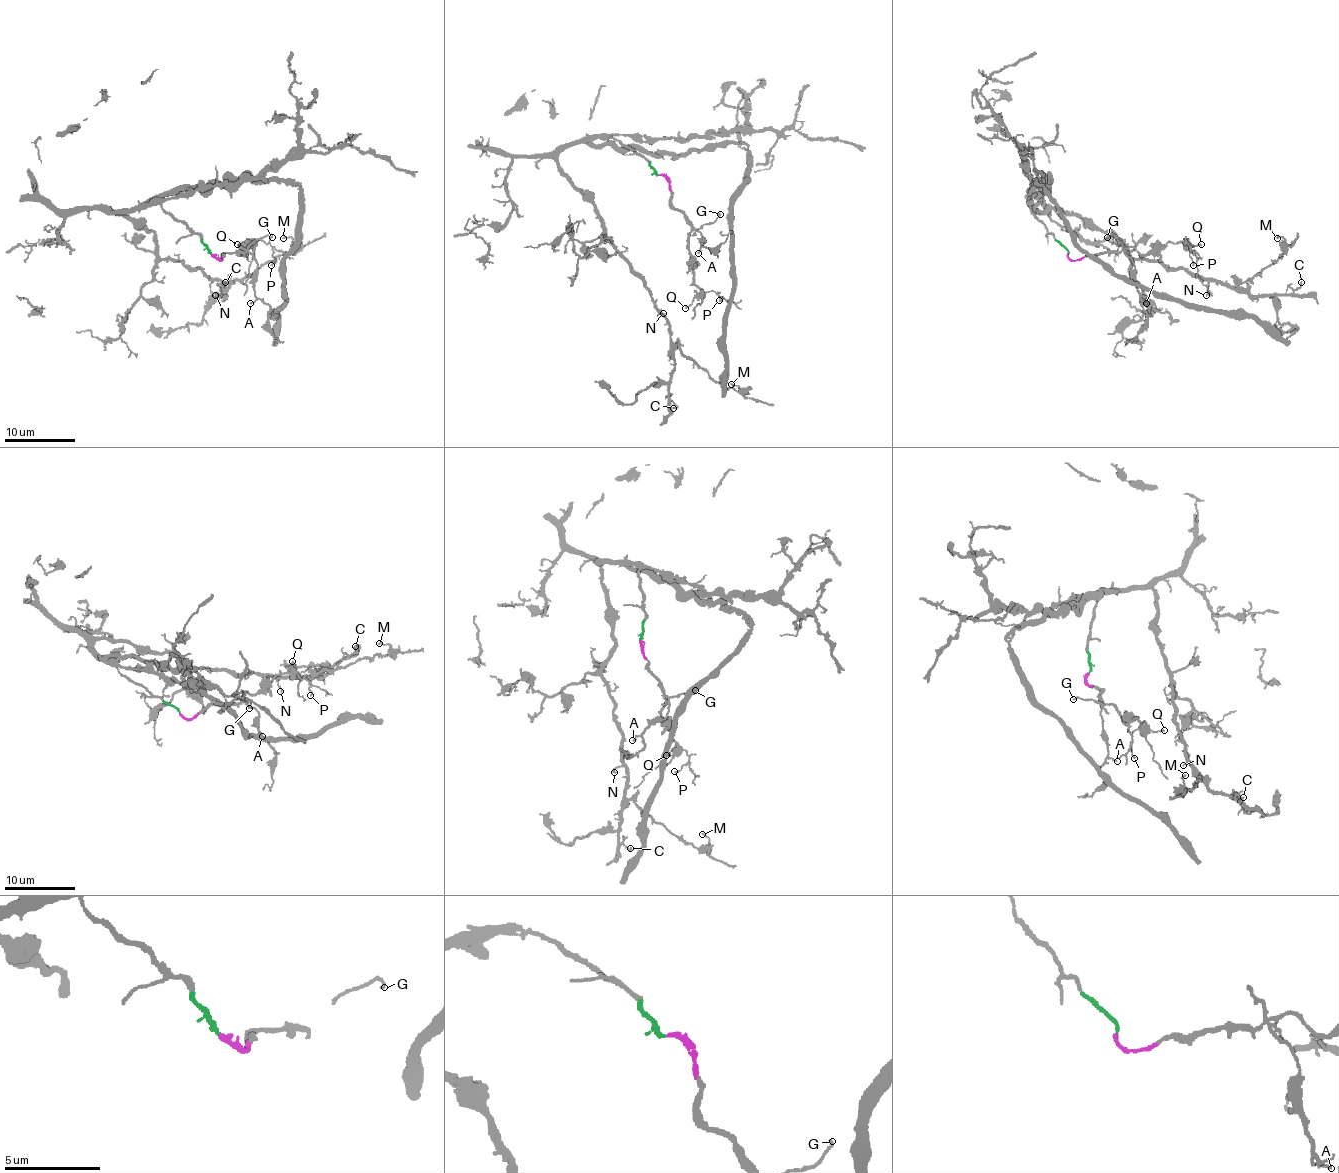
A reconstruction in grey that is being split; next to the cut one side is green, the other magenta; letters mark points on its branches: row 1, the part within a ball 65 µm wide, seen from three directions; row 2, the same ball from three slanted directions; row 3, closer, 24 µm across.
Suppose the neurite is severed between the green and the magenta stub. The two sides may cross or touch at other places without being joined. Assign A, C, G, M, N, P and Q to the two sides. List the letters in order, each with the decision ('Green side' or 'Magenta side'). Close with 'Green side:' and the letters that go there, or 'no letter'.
A: Magenta side
C: Green side
G: Magenta side
M: Green side
N: Green side
P: Magenta side
Q: Magenta side
Green side: C, M, N

